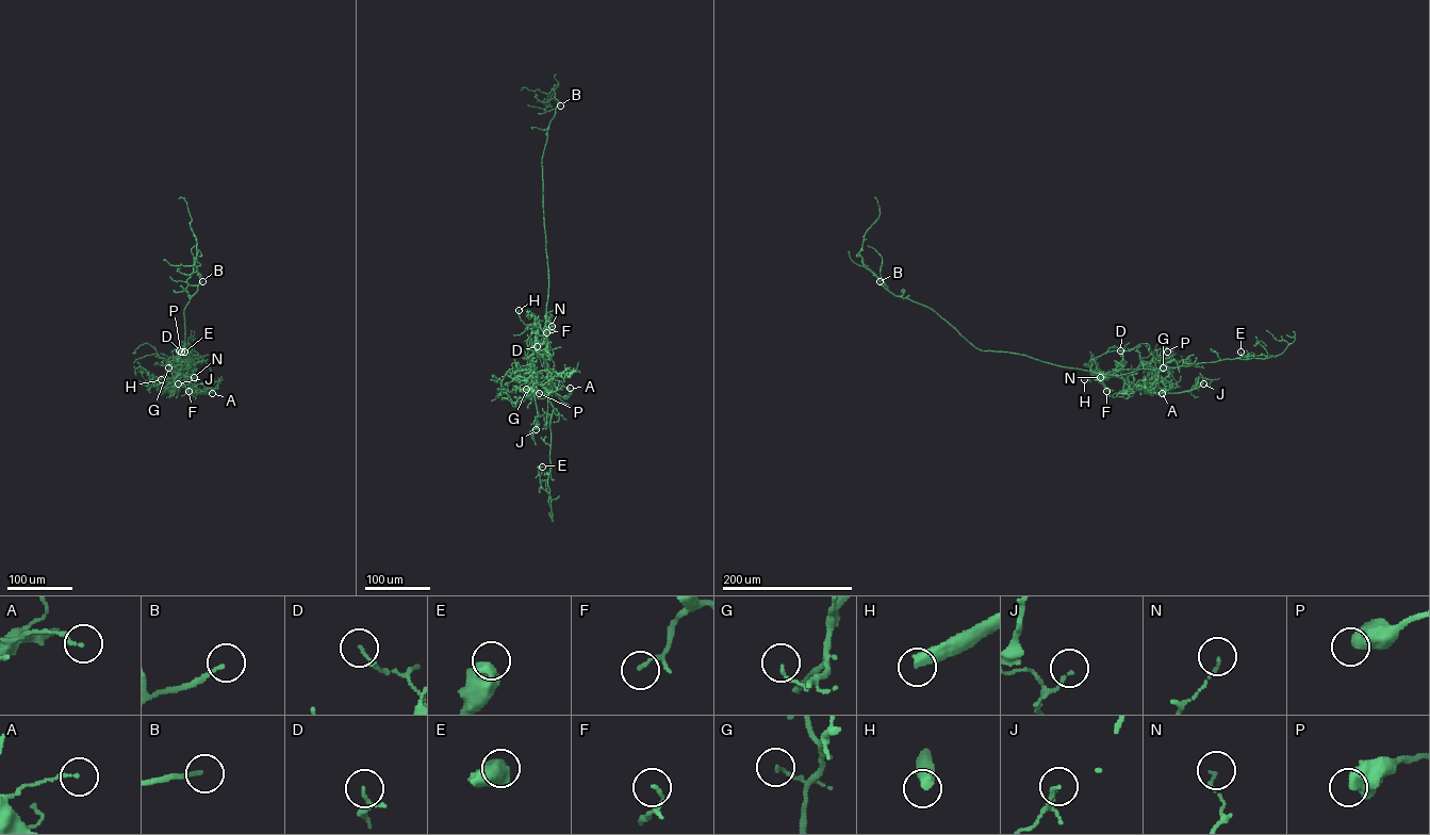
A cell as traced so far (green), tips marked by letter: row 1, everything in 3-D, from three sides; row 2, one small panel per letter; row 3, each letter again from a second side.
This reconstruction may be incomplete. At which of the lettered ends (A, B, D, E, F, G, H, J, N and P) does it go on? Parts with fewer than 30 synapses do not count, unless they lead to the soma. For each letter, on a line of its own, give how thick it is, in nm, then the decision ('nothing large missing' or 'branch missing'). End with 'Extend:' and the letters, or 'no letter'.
A: calibre 140 nm; nothing large missing
B: calibre 140 nm; branch missing
D: calibre 70 nm; nothing large missing
E: calibre 700 nm; nothing large missing
F: calibre 120 nm; nothing large missing
G: calibre 120 nm; nothing large missing
H: calibre 460 nm; branch missing
J: calibre 100 nm; nothing large missing
N: calibre 120 nm; nothing large missing
P: calibre 700 nm; nothing large missing
Extend: B, H

